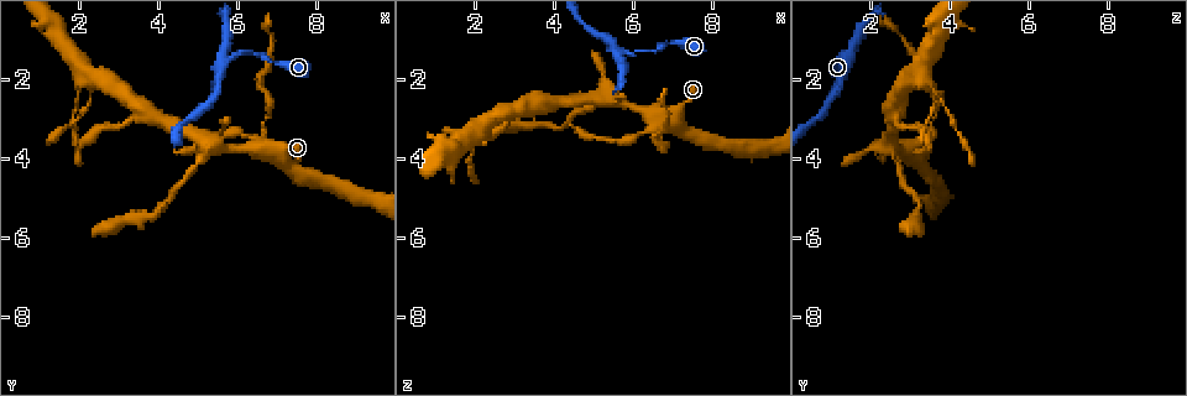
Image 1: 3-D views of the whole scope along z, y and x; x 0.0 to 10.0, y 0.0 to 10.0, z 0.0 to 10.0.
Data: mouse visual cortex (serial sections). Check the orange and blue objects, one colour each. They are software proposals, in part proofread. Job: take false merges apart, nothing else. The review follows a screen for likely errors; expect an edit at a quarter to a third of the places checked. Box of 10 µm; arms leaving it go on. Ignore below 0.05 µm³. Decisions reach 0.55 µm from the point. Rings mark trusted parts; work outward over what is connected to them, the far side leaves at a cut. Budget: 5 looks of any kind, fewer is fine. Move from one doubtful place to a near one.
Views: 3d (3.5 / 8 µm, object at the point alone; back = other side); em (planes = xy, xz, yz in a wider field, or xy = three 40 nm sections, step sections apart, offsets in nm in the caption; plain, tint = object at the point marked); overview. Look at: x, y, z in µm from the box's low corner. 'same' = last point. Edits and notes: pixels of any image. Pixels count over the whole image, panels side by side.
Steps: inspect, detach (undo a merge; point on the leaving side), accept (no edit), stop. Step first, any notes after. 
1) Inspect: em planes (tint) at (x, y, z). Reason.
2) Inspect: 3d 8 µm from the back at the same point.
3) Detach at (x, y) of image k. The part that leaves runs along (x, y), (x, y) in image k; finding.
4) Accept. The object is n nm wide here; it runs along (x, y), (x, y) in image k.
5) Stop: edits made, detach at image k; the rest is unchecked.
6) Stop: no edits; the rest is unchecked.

Inspect: 3d 3.5 µm at (5.70, 1.55, 1.30). Thick turns thin.

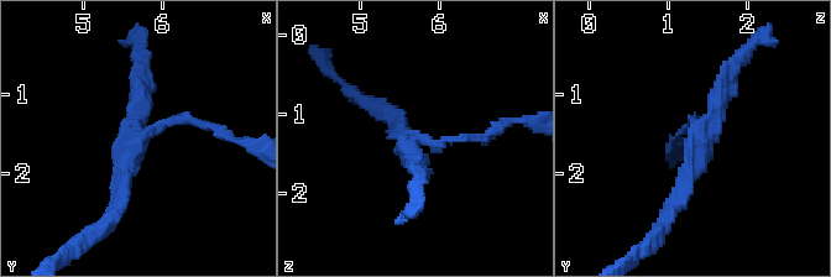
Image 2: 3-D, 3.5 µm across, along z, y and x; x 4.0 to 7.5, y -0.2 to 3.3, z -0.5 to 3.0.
Inspect: em xy step 1 (tint) at (5.75, 1.55, 1.35). Now the EM.

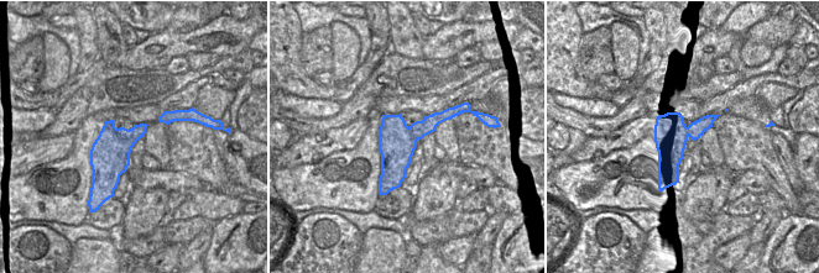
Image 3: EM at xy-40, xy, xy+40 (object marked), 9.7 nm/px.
Accept. It runs along (452, 110), (396, 153), (387, 188) in image 3; all the same cell.

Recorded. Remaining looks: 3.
Inspect: 3d 3.5 µm at (6.80, 2.80, 3.70). A narrow waist.

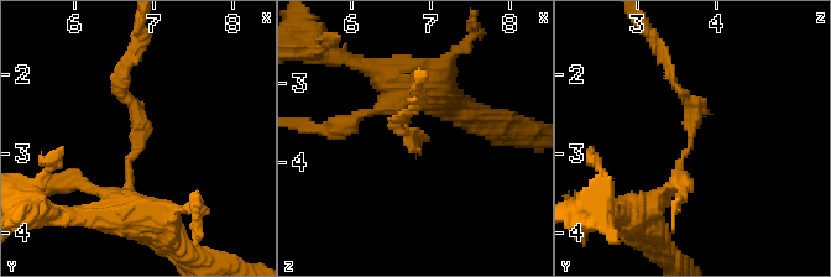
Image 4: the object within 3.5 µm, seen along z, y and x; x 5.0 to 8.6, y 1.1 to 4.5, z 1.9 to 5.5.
Detach at (137, 123) of image 4. The part that leaves runs along (130, 161), (130, 59) in image 4; two cells meet here.

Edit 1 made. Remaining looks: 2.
Stop: edits made, detach at image 4; the rest is unchecked.

